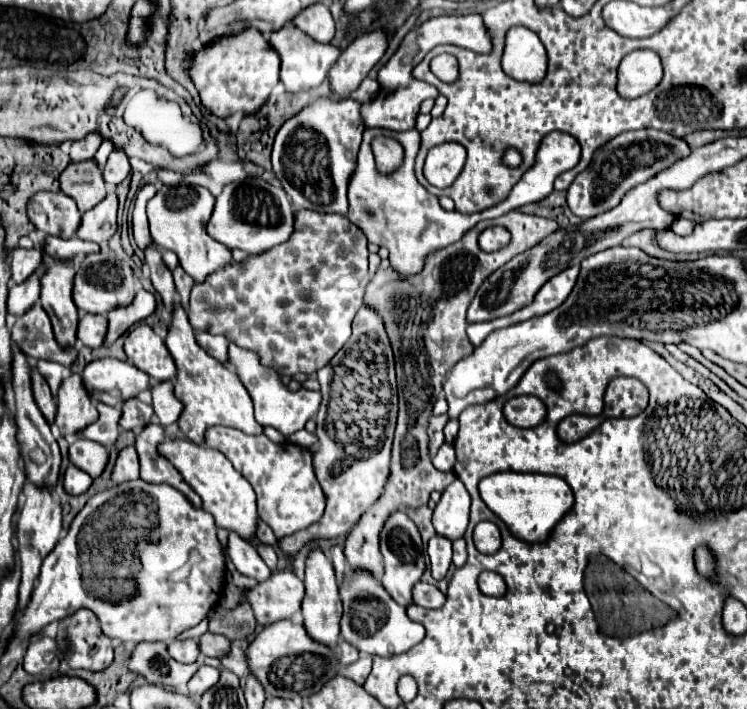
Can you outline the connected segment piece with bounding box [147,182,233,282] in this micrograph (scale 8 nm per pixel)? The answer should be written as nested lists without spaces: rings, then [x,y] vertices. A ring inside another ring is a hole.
[[[179,182],[173,186],[163,186],[147,204],[151,238],[159,248],[171,250],[177,254],[181,268],[195,278],[197,282],[205,282],[207,276],[217,272],[219,268],[227,268],[233,262],[231,250],[207,236],[207,222],[213,212],[215,198],[205,186]]]

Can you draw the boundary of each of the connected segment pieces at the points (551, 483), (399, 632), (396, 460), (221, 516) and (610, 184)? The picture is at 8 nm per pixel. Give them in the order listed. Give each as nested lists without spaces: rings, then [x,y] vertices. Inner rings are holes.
[[[497,472],[479,482],[479,492],[495,516],[499,516],[511,534],[525,542],[545,542],[557,522],[571,510],[573,492],[559,476]],[[507,476],[507,478],[503,478]]]
[[[347,570],[341,584],[341,598],[343,598],[343,618],[341,618],[341,636],[351,642],[359,652],[377,654],[377,656],[393,656],[403,654],[415,644],[419,644],[425,636],[425,628],[413,620],[407,618],[405,608],[399,606],[391,596],[387,596],[387,590],[383,584],[367,570]]]
[[[507,212],[505,216],[499,216],[495,220],[485,220],[479,222],[477,226],[473,226],[463,240],[441,248],[439,252],[435,252],[435,256],[427,258],[427,264],[423,268],[423,272],[419,276],[411,276],[411,280],[403,280],[403,276],[399,276],[397,272],[393,272],[391,268],[387,270],[379,270],[373,280],[367,286],[367,294],[365,294],[365,302],[371,304],[379,314],[383,314],[383,322],[387,324],[387,334],[391,336],[391,346],[395,352],[395,368],[397,368],[397,390],[399,390],[399,418],[397,418],[397,430],[395,430],[395,440],[393,440],[393,458],[391,458],[391,476],[389,482],[381,494],[381,498],[377,500],[377,504],[373,504],[363,516],[361,520],[353,526],[353,530],[349,532],[347,540],[345,540],[345,556],[347,562],[353,568],[371,568],[371,572],[375,572],[377,578],[383,576],[383,556],[379,550],[379,534],[381,528],[385,524],[385,520],[397,512],[397,510],[405,510],[405,508],[419,508],[423,504],[427,504],[429,494],[433,490],[441,490],[449,484],[449,476],[455,480],[453,472],[441,472],[433,466],[431,458],[429,458],[429,436],[427,436],[427,426],[429,426],[429,416],[433,410],[433,404],[437,400],[437,394],[441,394],[443,388],[443,380],[447,376],[447,372],[455,366],[455,362],[459,362],[461,358],[465,358],[467,354],[473,352],[473,344],[469,342],[465,328],[467,328],[467,308],[475,296],[475,292],[479,290],[479,286],[483,284],[483,280],[493,274],[497,268],[501,268],[503,264],[507,264],[513,256],[529,250],[531,246],[539,244],[543,238],[547,238],[549,234],[555,232],[555,220],[549,218],[541,218],[541,216],[529,216],[523,212]],[[487,226],[503,226],[511,232],[511,242],[497,250],[497,252],[483,252],[477,244],[477,236],[487,228]]]
[[[178,430],[174,440],[165,440],[157,446],[159,454],[165,456],[185,478],[185,482],[201,496],[203,510],[213,514],[217,528],[227,528],[229,532],[239,532],[245,540],[251,540],[257,528],[257,506],[255,492],[251,484],[233,468],[233,464],[215,448],[199,446],[189,442],[185,435]]]
[[[647,128],[623,132],[609,140],[605,146],[597,148],[587,170],[573,180],[567,192],[569,208],[579,218],[589,218],[589,212],[607,212],[615,208],[635,184],[641,184],[643,180],[655,176],[655,172],[669,168],[671,164],[675,164],[675,160],[687,156],[687,152],[691,150],[681,138],[675,138],[661,130]]]

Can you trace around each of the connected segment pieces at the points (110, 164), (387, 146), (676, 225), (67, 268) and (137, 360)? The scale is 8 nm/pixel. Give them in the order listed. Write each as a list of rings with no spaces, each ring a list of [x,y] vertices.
[[[113,150],[111,156],[107,158],[105,168],[103,168],[105,182],[109,186],[117,186],[117,184],[121,184],[127,178],[129,172],[131,172],[131,166],[129,166],[127,156],[123,152],[119,152],[119,150]]]
[[[377,136],[373,140],[373,154],[379,174],[391,174],[399,168],[399,142],[393,138]]]
[[[675,218],[675,222],[671,224],[671,230],[673,230],[675,234],[679,234],[679,236],[691,234],[693,228],[695,228],[695,222],[689,222],[689,220],[685,220],[685,218]]]
[[[51,262],[47,276],[43,276],[41,304],[51,318],[55,340],[61,348],[73,348],[77,340],[77,306],[73,302],[73,276],[75,270],[69,262]]]
[[[139,324],[129,332],[125,340],[125,352],[139,370],[147,372],[159,382],[171,380],[177,374],[173,356],[169,354],[165,342],[147,324]]]

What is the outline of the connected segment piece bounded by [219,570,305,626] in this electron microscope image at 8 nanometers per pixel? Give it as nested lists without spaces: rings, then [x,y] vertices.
[[[281,570],[281,572],[273,574],[269,580],[259,582],[259,584],[257,584],[255,588],[251,588],[251,590],[239,590],[237,586],[227,586],[227,588],[223,590],[221,600],[219,600],[219,606],[233,610],[233,608],[237,608],[237,604],[241,604],[241,600],[245,600],[245,602],[251,604],[257,624],[269,626],[269,624],[273,624],[273,622],[277,622],[277,620],[291,618],[291,616],[301,608],[303,592],[305,592],[305,586],[303,586],[303,582],[301,582],[293,572],[291,572],[291,570]]]

